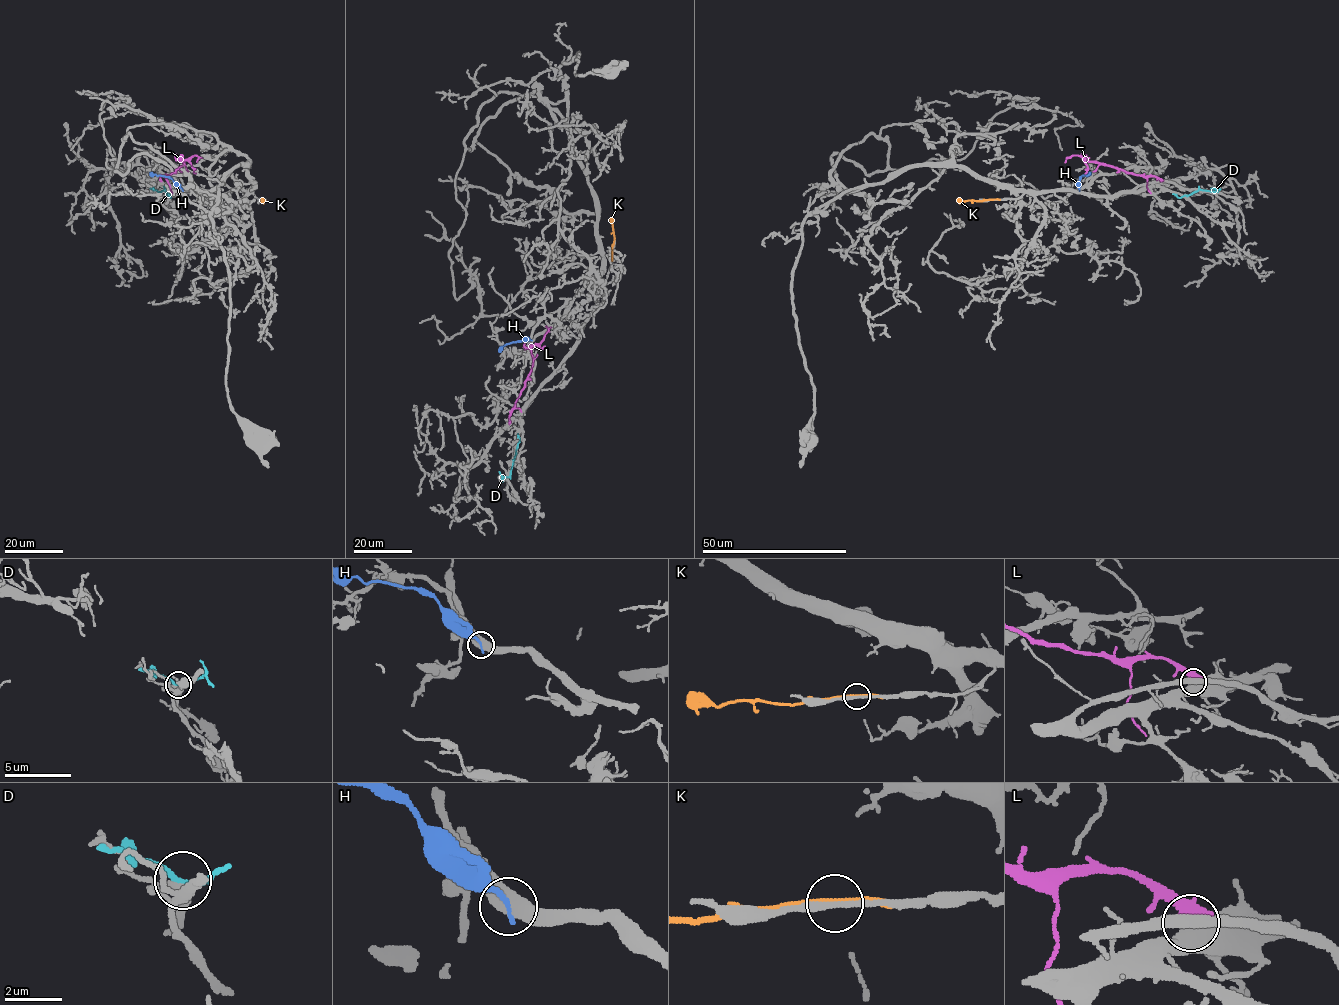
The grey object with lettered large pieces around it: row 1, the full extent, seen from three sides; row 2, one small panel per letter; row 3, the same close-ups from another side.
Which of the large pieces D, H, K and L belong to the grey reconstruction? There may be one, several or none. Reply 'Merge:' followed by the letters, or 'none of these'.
Merge: none of these

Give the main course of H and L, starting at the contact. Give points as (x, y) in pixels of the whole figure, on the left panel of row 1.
H: (182, 189), (168, 177), (150, 172)
L: (161, 181), (161, 176), (169, 175), (184, 163), (182, 160), (193, 155), (198, 157), (197, 162)

